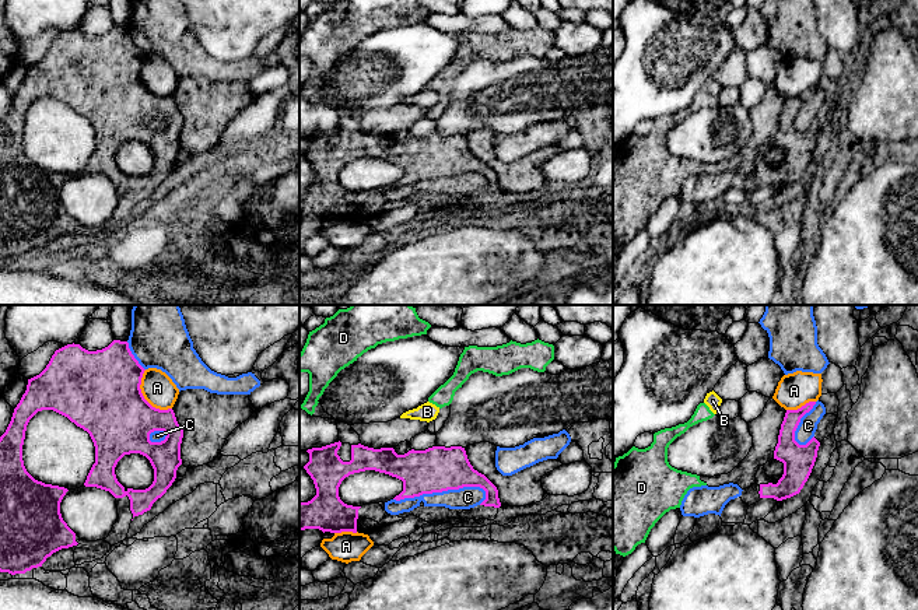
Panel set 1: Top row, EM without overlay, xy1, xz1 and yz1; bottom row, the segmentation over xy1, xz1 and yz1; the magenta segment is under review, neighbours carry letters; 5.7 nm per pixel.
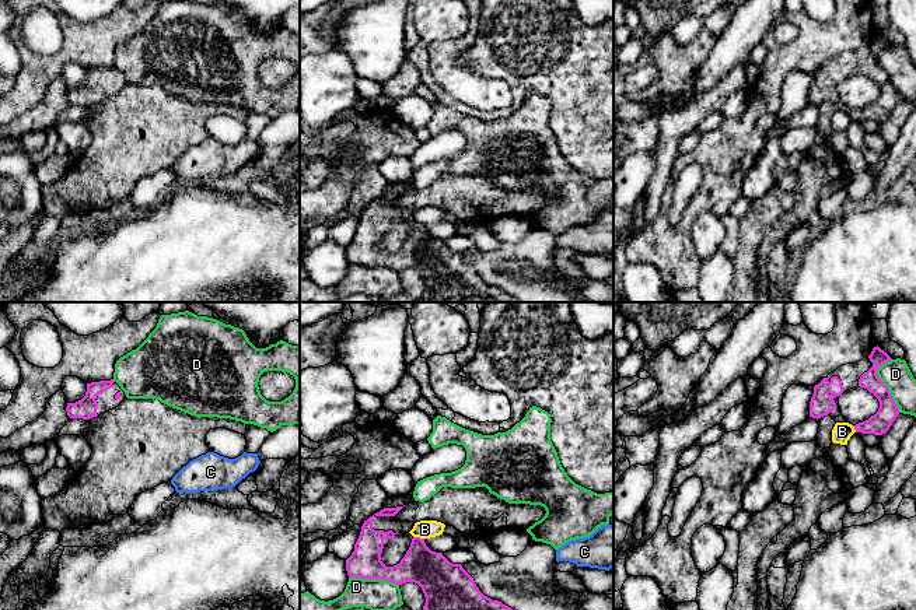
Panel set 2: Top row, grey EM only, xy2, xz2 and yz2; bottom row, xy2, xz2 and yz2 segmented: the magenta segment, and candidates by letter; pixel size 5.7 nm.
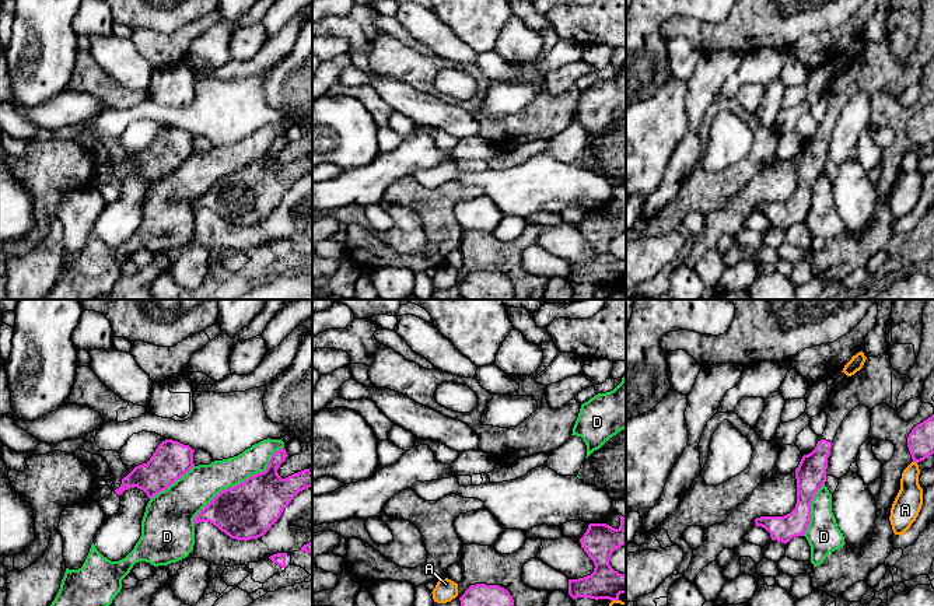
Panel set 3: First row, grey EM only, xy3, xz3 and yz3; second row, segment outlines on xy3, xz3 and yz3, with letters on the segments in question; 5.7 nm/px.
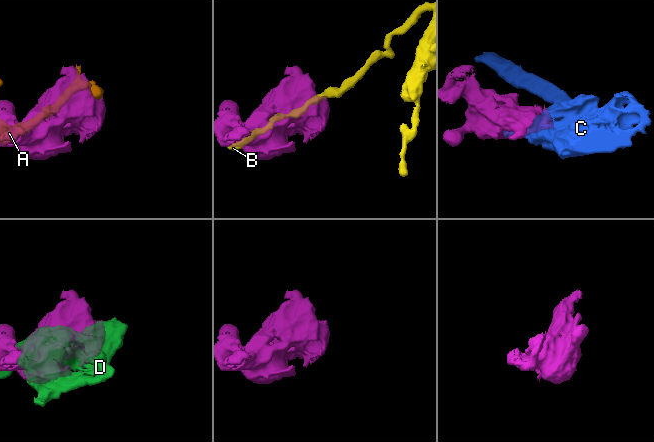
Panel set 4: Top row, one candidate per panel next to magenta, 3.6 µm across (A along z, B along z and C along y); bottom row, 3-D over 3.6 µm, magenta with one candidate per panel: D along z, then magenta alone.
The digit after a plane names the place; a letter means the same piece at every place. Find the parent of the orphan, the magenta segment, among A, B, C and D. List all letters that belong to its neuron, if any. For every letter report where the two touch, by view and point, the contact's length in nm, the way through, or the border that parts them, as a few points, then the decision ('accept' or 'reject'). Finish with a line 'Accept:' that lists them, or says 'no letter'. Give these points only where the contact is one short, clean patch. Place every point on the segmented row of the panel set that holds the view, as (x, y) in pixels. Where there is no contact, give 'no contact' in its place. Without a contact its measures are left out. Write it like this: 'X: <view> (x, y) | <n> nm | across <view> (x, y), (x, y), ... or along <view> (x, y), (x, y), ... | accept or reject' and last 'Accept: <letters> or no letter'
A: xy1 (143, 398) | 280 nm | reject
B: xz2 (419, 537) | 70 nm | along xz2 (413, 536), (423, 539) | reject
C: xz1 (440, 491) | 550 nm | reject
D: xy3 (240, 483) | 700 nm | reject
Accept: no letter

